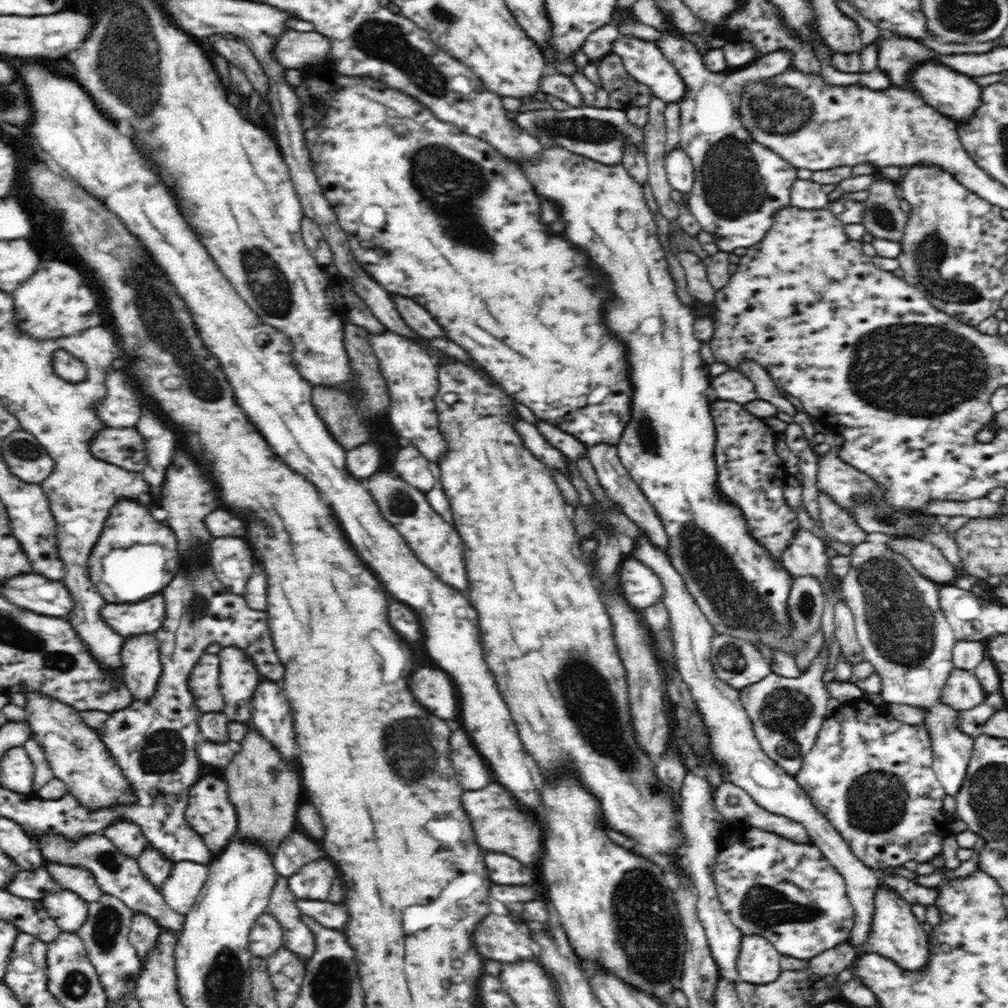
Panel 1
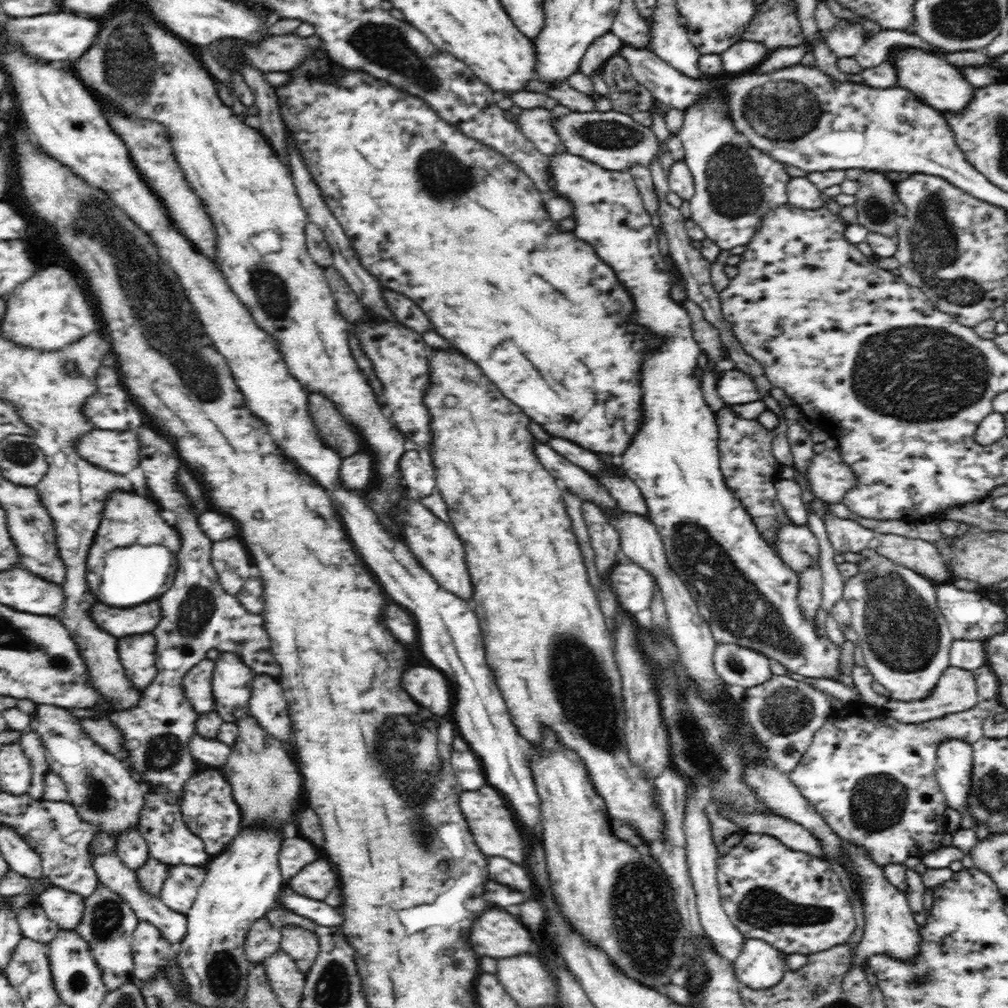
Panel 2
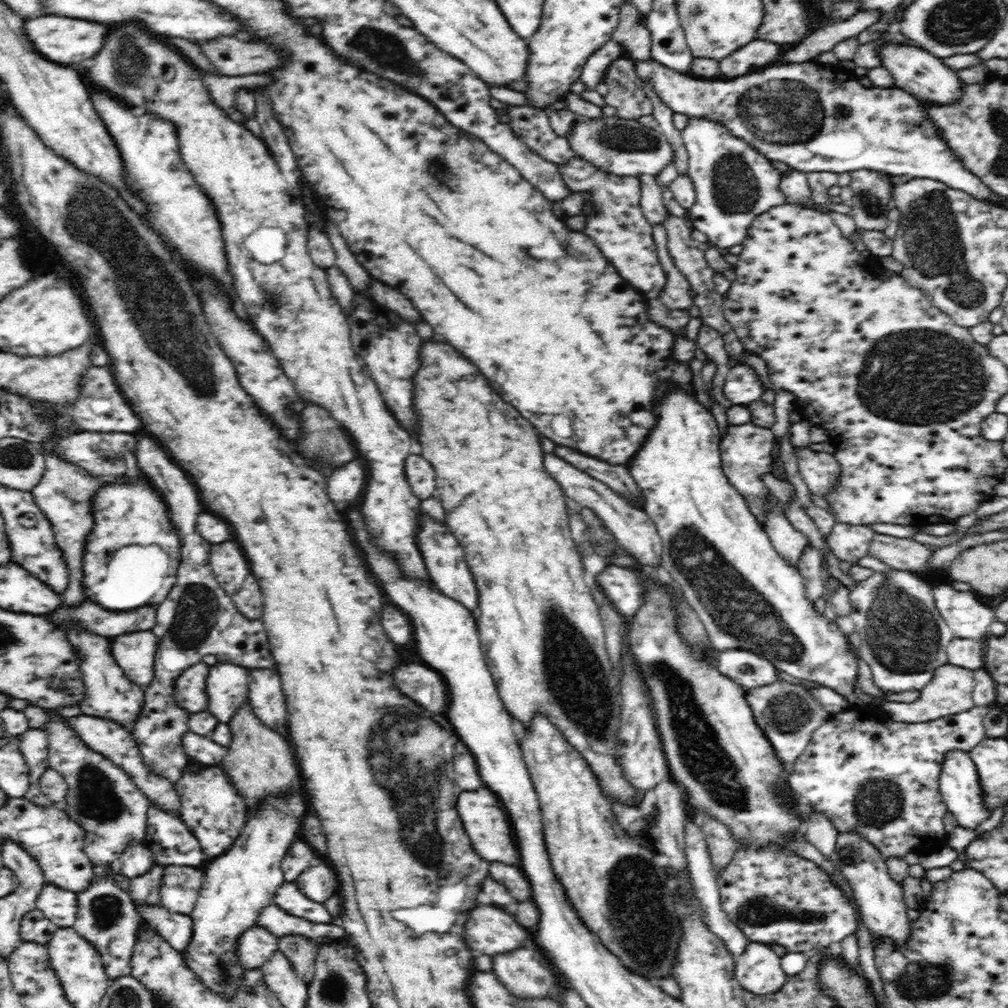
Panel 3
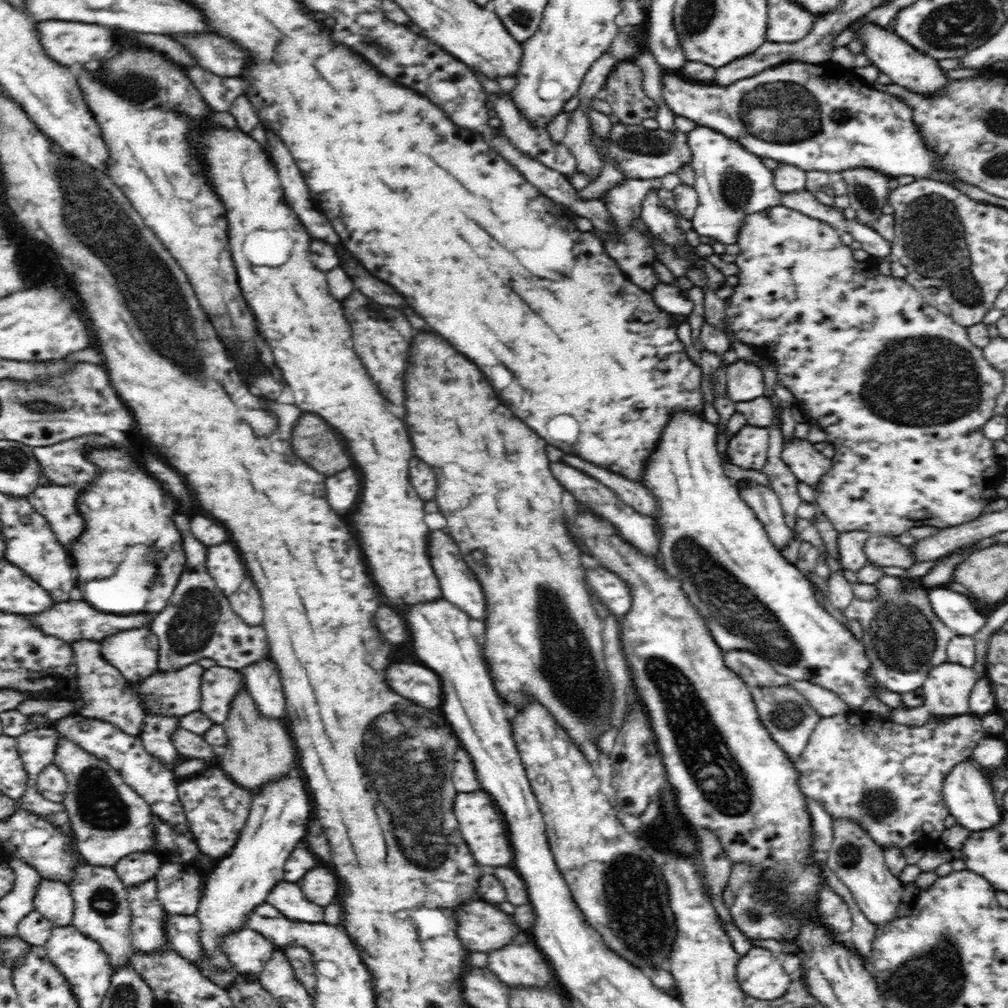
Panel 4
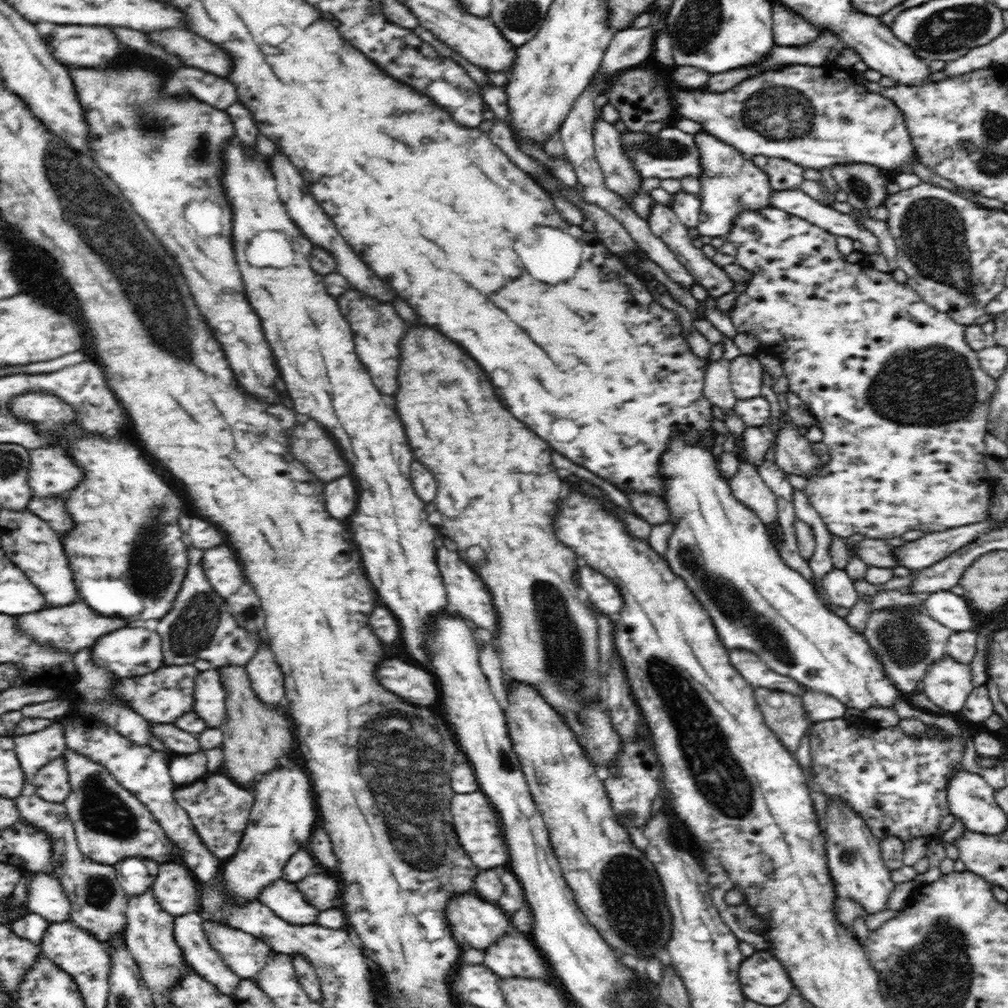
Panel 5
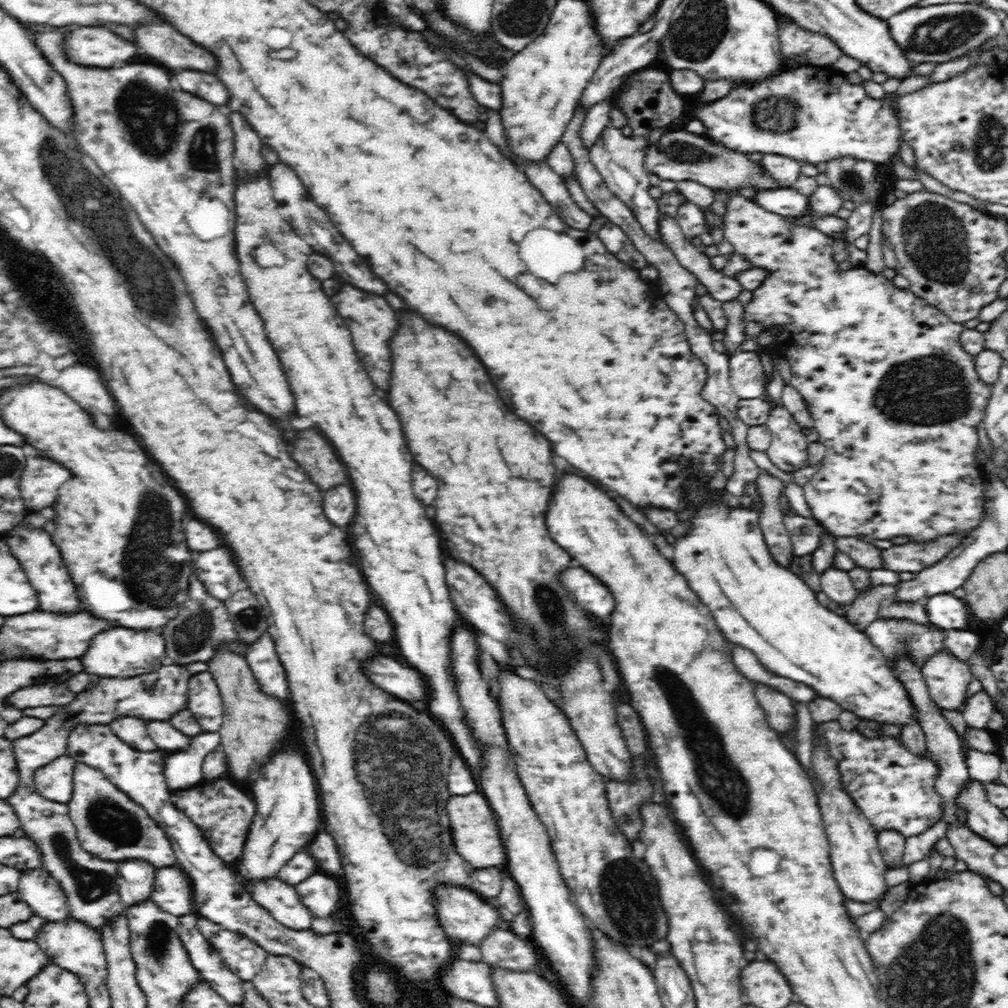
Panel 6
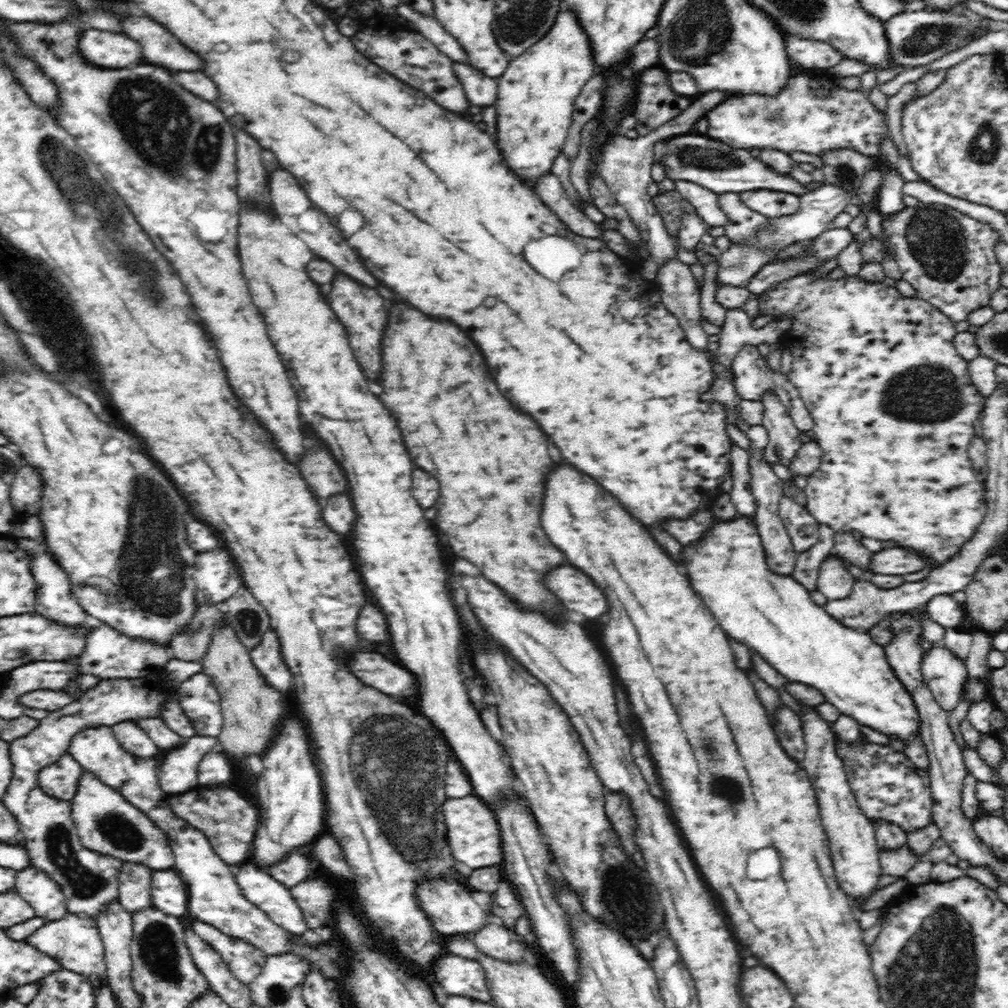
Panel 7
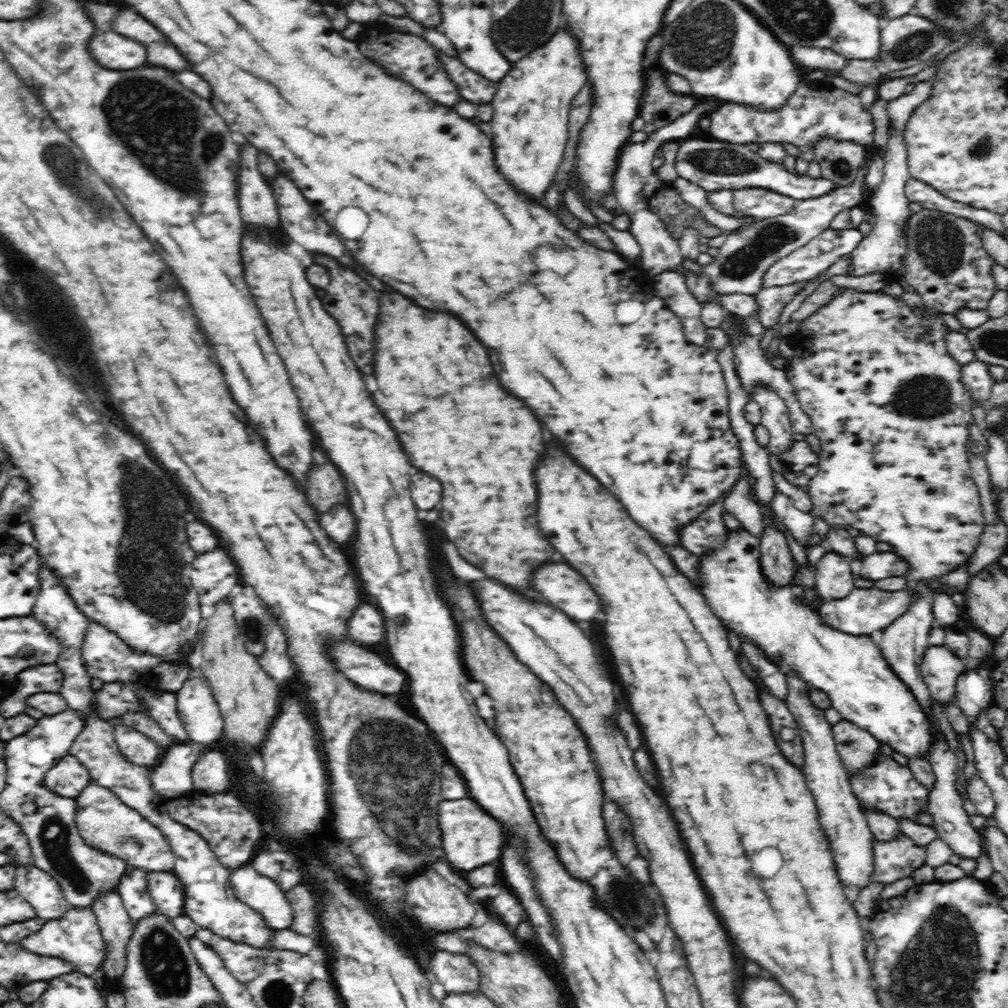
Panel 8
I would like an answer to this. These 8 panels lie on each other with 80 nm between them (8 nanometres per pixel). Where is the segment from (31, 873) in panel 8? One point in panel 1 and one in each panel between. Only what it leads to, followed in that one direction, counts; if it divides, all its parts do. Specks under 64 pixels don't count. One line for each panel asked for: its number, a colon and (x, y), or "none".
1: (69, 910)
2: (65, 907)
3: (59, 905)
4: (53, 899)
5: (46, 896)
6: (44, 895)
7: (44, 894)

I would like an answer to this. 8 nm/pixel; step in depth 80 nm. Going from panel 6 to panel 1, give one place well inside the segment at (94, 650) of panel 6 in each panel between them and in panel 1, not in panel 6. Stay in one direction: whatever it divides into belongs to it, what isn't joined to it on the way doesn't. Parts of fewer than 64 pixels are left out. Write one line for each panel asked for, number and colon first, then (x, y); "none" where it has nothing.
1: (140, 654)
2: (138, 654)
3: (134, 652)
4: (134, 652)
5: (128, 652)

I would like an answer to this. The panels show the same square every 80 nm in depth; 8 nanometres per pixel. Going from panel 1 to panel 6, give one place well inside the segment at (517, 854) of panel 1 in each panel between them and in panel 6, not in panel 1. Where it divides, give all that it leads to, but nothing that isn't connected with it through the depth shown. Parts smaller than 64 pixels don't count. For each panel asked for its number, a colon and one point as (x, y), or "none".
2: (496, 832)
3: (484, 819)
4: (480, 820)
5: (477, 826)
6: (474, 829)

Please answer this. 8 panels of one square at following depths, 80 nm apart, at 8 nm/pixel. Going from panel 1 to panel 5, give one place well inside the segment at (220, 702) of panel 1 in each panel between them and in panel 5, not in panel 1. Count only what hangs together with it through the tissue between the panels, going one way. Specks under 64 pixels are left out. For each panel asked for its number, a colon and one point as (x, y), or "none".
2: (198, 682)
3: (190, 694)
4: (178, 693)
5: (162, 696)

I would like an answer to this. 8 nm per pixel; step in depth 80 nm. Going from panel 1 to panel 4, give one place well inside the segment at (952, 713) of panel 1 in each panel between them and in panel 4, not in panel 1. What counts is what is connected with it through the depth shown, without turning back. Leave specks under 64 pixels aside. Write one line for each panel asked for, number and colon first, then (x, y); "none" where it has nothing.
2: (905, 640)
3: (903, 638)
4: (903, 638)

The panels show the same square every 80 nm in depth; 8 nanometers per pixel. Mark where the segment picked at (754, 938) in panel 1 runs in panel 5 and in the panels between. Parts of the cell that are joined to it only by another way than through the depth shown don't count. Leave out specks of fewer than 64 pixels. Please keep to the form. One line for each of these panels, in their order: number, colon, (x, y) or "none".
2: (759, 966)
3: (758, 969)
4: (760, 974)
5: (763, 979)

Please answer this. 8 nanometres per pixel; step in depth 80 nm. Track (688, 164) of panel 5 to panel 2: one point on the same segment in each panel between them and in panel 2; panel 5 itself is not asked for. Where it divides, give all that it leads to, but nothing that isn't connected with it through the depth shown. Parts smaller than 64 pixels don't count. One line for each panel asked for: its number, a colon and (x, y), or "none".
2: (614, 141)
3: (618, 146)
4: (644, 154)

